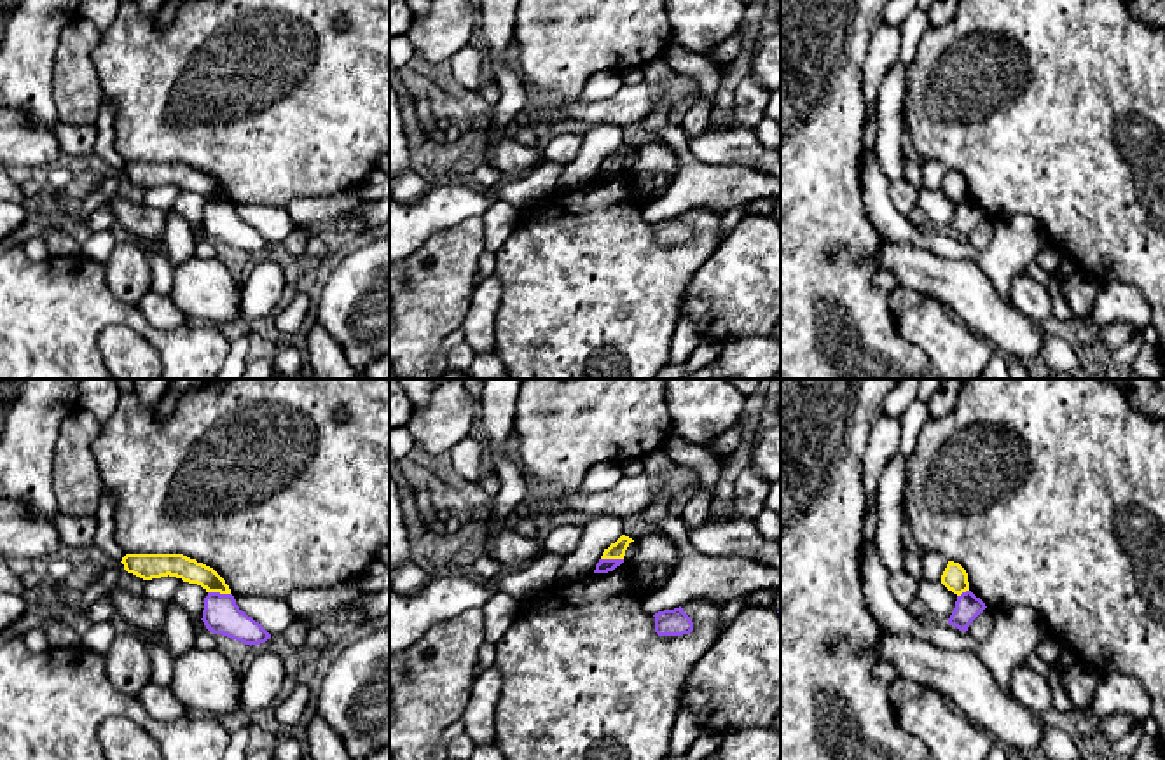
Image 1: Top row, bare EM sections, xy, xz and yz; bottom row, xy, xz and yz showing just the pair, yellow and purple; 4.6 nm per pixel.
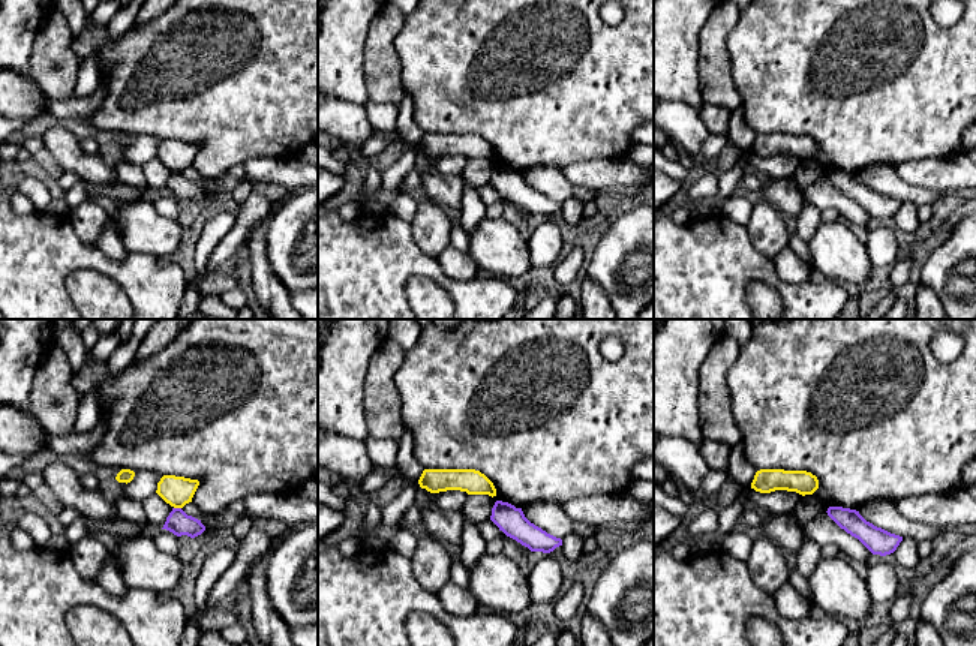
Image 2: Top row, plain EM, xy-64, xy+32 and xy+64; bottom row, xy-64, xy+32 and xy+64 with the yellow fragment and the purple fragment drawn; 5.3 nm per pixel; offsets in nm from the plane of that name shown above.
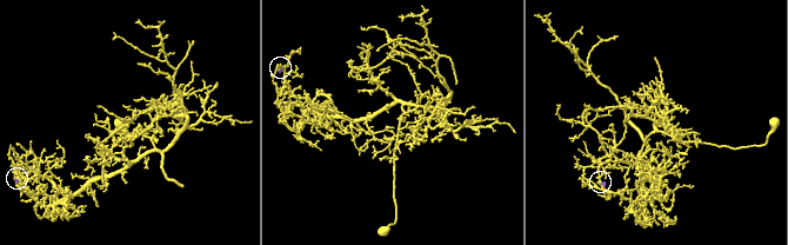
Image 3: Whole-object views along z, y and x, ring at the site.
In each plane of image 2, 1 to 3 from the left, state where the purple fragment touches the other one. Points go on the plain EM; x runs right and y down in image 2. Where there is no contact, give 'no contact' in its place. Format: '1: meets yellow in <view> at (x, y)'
1: meets yellow in xy-64 at (177, 171)
2: no contact
3: no contact

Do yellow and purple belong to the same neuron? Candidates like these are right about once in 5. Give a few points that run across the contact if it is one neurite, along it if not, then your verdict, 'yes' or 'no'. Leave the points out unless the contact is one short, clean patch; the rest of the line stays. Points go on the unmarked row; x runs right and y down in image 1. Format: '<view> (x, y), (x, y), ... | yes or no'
xy (208, 200), (229, 203) | no

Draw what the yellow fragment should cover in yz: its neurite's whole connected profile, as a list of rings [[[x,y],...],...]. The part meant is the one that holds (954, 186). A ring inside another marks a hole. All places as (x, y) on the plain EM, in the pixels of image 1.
[[[948,169],[941,183],[941,192],[957,204],[969,199],[966,178],[959,171],[954,171],[954,169]]]

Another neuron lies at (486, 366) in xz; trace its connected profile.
[[[496,351],[475,353],[468,376],[472,379],[510,379]]]

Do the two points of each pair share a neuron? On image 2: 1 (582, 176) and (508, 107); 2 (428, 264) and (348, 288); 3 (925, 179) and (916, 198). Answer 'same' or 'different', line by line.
1: different
2: same
3: different

